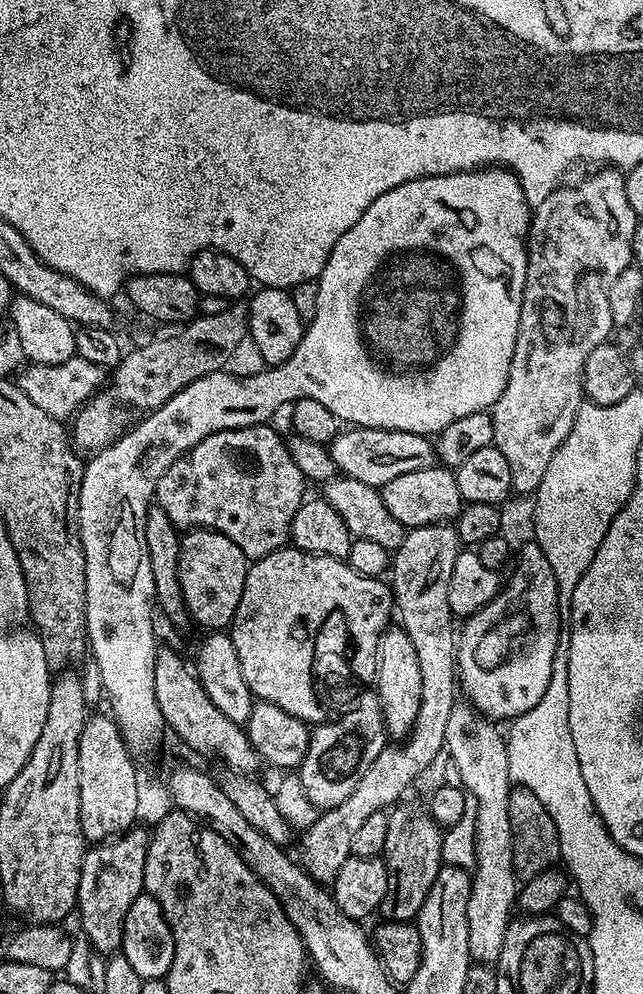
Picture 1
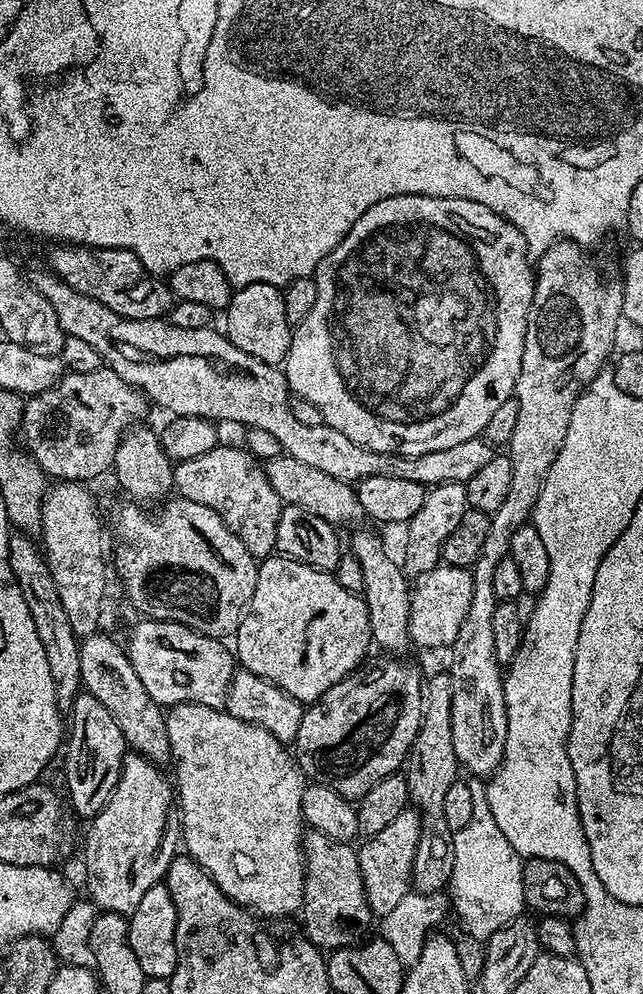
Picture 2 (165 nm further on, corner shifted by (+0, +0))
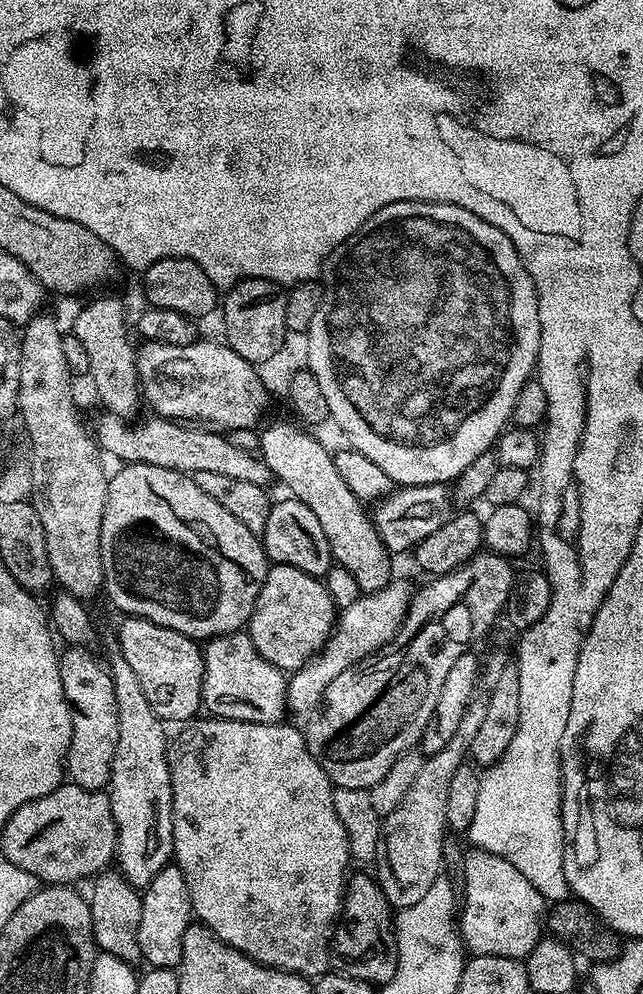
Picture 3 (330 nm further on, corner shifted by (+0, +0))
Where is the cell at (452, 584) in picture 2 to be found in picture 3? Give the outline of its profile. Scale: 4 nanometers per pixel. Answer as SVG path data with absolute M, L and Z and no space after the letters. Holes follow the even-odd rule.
M393 580L377 592L365 592L358 602L346 606L339 613L331 636L316 655L308 659L308 663L297 668L287 677L288 707L294 713L311 714L321 707L326 690L342 670L347 670L362 659L374 654L379 648L386 646L396 636L396 632L407 616L408 605L412 600L414 588L407 580Z

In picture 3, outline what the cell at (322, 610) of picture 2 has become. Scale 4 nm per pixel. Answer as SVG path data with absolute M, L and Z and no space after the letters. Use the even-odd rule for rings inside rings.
M272 564L269 567L256 605L248 619L246 631L258 646L258 654L286 674L291 674L308 663L331 636L338 619L330 594L324 589L323 579L306 574L294 566Z

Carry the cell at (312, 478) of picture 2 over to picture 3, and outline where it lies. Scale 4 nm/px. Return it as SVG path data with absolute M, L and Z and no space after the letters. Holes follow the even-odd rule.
M104 412L96 420L96 432L94 428L94 439L105 453L117 456L120 462L130 464L149 464L150 466L162 466L166 470L178 470L185 474L195 474L202 470L213 472L213 474L226 474L226 478L238 478L242 482L254 482L254 486L268 486L273 483L274 477L269 468L264 464L259 455L238 450L225 435L219 431L209 430L204 426L189 426L184 422L166 420L163 416L149 415L149 420L141 424L137 422L125 422L120 417Z

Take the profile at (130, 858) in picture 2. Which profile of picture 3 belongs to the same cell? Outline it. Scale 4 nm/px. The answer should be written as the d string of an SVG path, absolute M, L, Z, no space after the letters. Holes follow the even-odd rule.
M112 650L106 659L106 667L114 682L114 702L118 702L118 746L114 746L114 762L112 777L108 780L107 793L116 823L116 854L115 867L121 876L125 876L134 887L141 890L173 859L172 831L172 779L168 769L168 754L170 751L169 737L164 737L165 721L150 707L146 694L142 690L138 677L130 662L118 650Z

